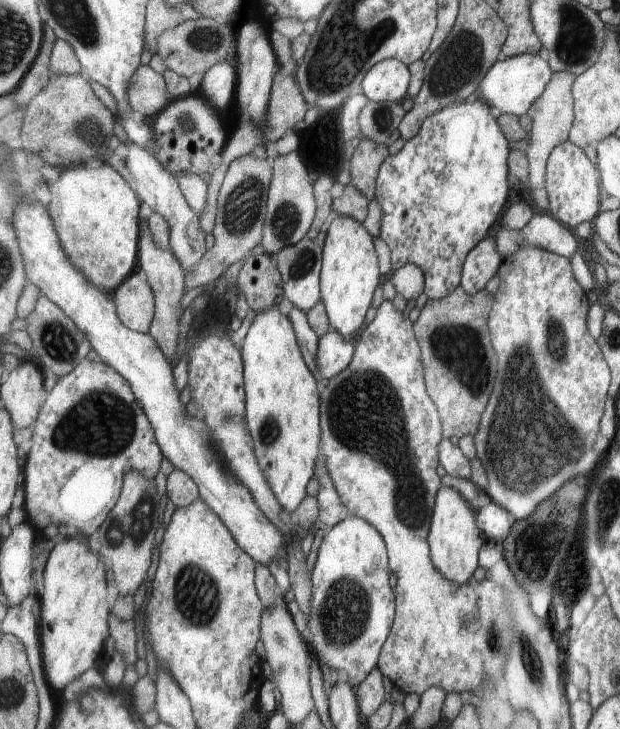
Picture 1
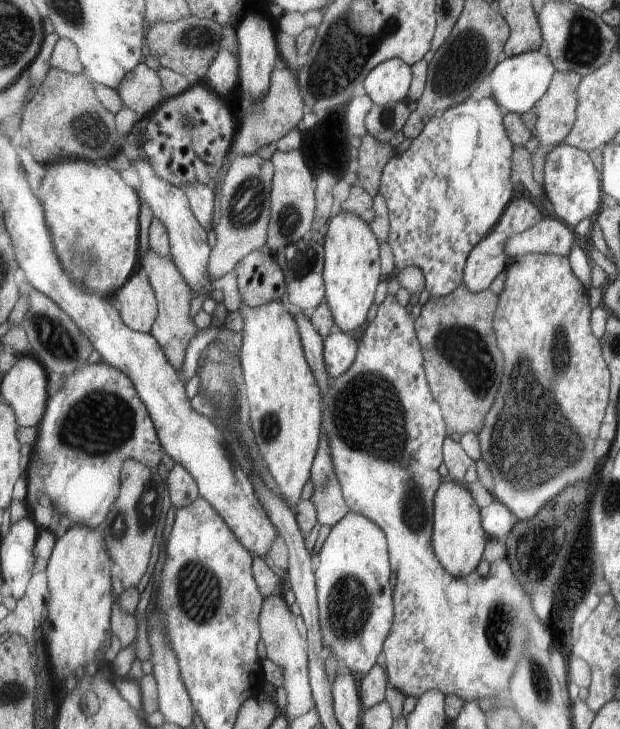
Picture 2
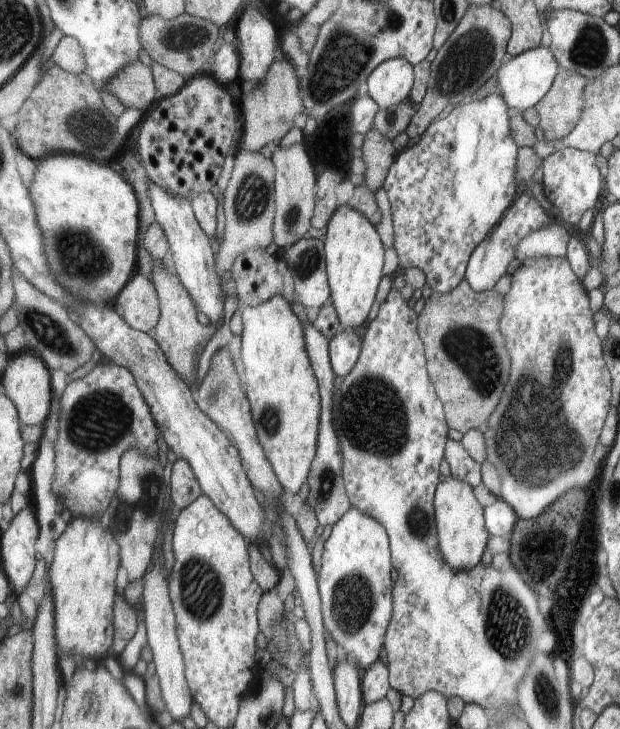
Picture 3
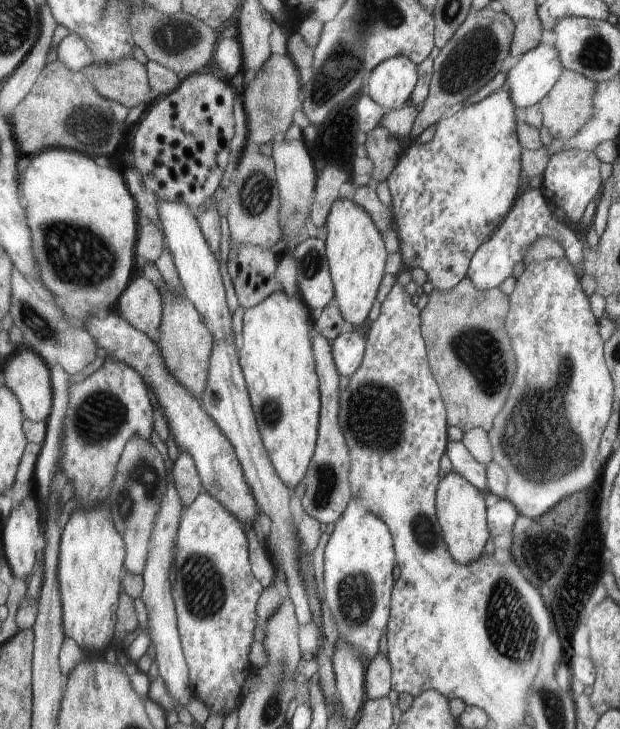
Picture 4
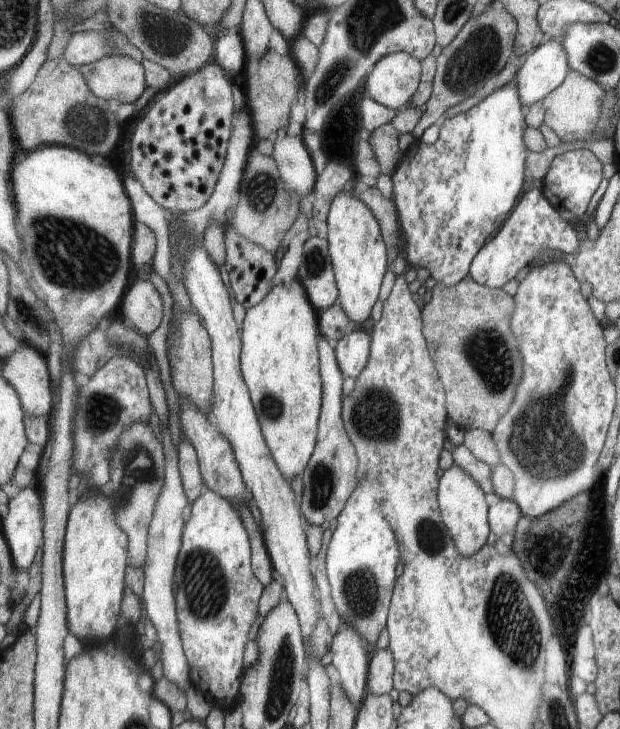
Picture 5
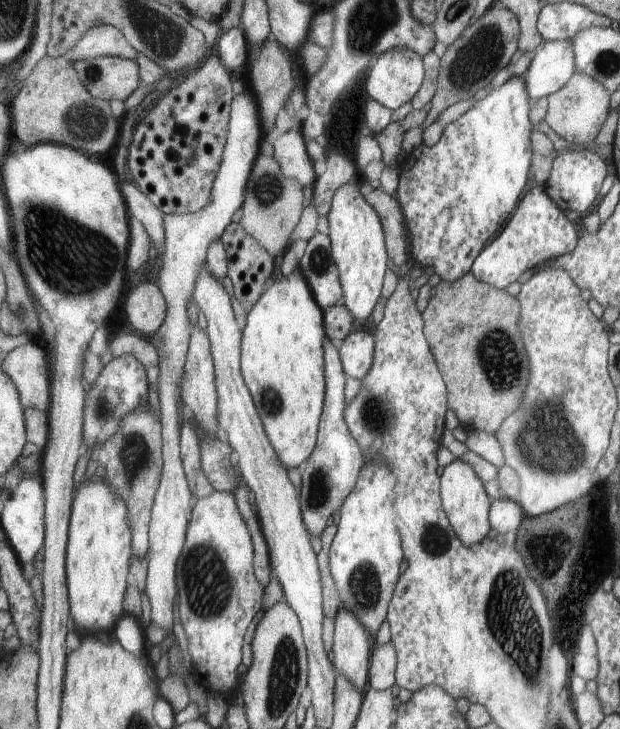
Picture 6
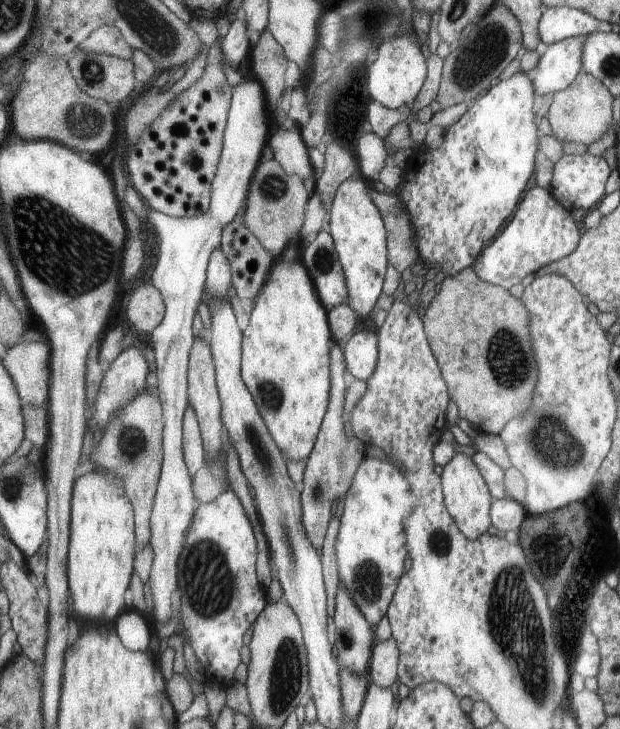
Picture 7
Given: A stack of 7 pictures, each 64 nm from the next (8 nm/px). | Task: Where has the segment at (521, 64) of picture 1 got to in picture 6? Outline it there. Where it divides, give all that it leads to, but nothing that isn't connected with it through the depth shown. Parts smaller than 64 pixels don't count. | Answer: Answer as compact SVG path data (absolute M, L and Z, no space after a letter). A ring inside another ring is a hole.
M571 39L550 40L535 52L520 77L525 83L529 100L537 100L560 90L574 71Z

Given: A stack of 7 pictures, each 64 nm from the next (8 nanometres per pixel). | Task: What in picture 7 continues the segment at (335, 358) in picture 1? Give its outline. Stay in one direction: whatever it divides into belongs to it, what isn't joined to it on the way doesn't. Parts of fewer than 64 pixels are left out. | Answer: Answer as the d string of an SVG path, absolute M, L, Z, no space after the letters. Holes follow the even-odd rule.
M359 330L341 344L347 372L357 380L367 380L377 360L376 334L369 330Z

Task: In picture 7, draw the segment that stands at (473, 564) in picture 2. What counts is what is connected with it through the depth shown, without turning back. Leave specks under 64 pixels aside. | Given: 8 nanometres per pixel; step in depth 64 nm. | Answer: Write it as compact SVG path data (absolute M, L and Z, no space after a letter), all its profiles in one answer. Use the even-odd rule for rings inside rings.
M456 452L455 456L442 466L440 482L443 487L445 510L448 510L457 529L468 539L476 539L483 534L489 526L491 498L488 486L485 486L484 478L481 478L480 470L473 464L472 458Z

